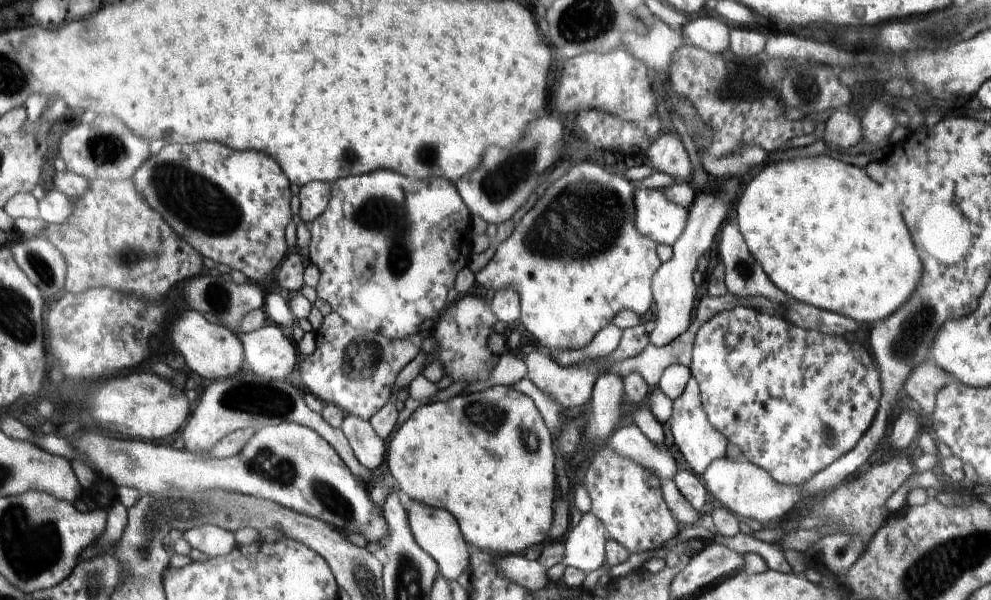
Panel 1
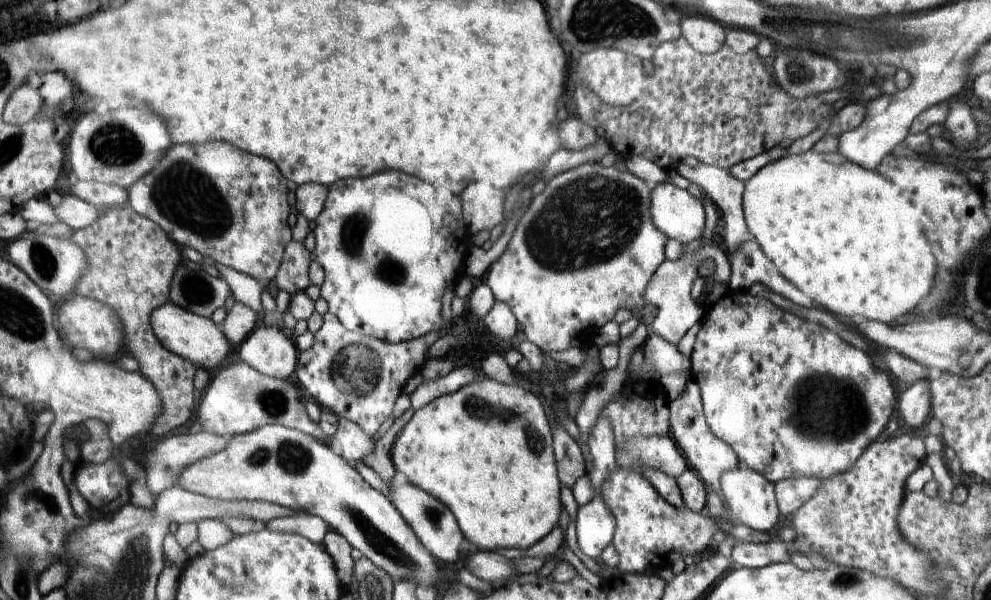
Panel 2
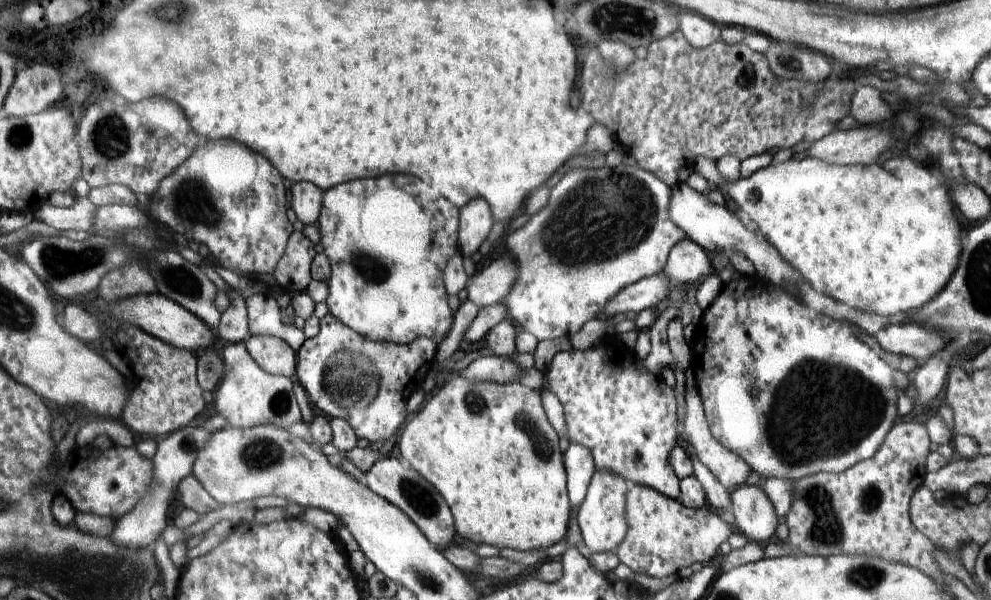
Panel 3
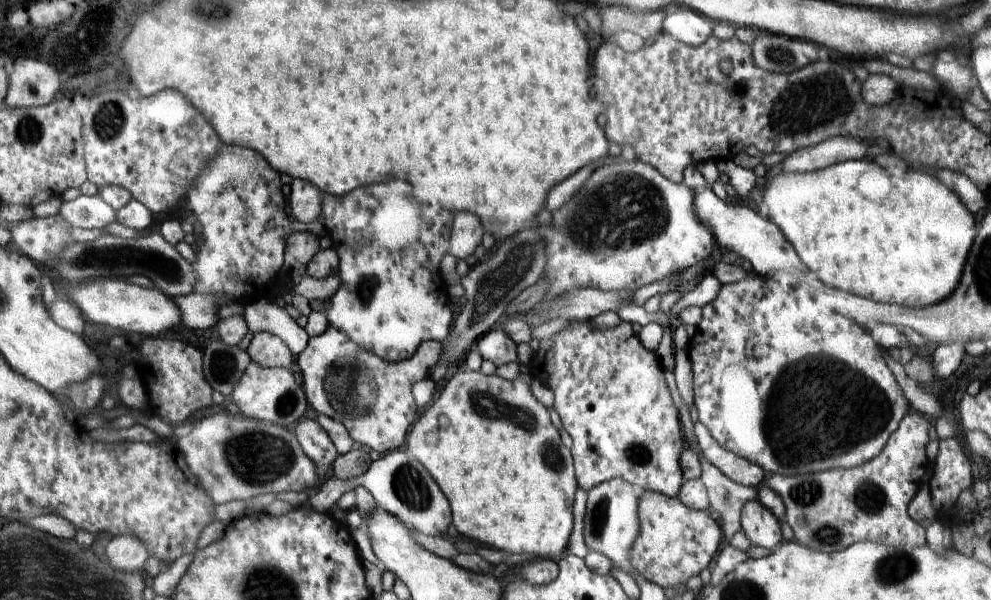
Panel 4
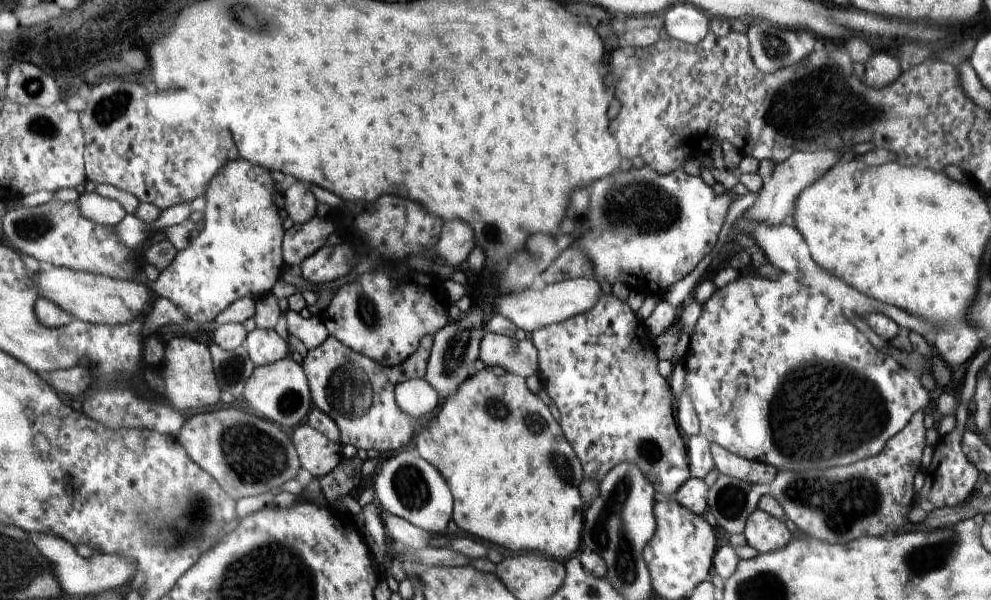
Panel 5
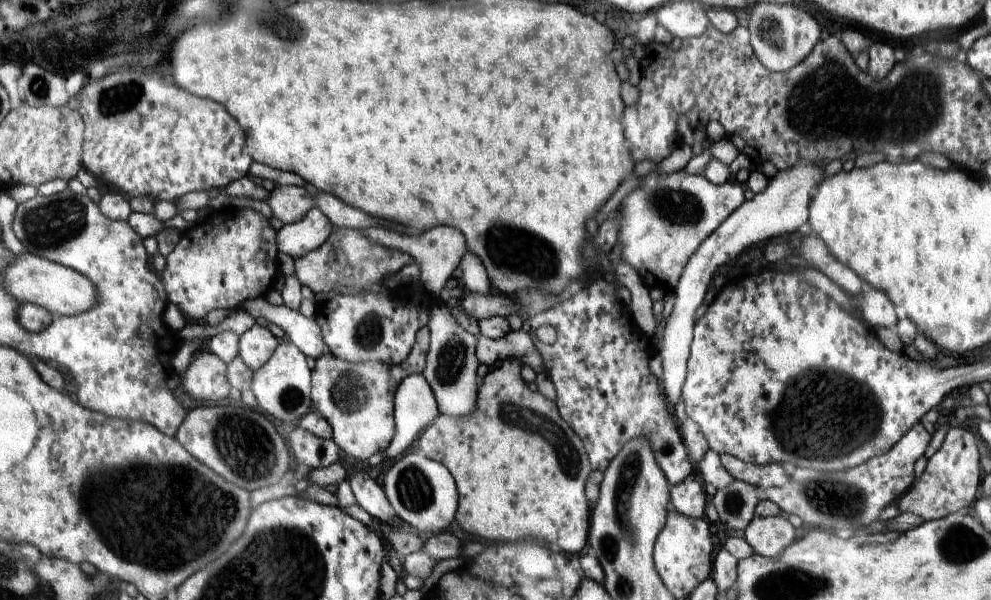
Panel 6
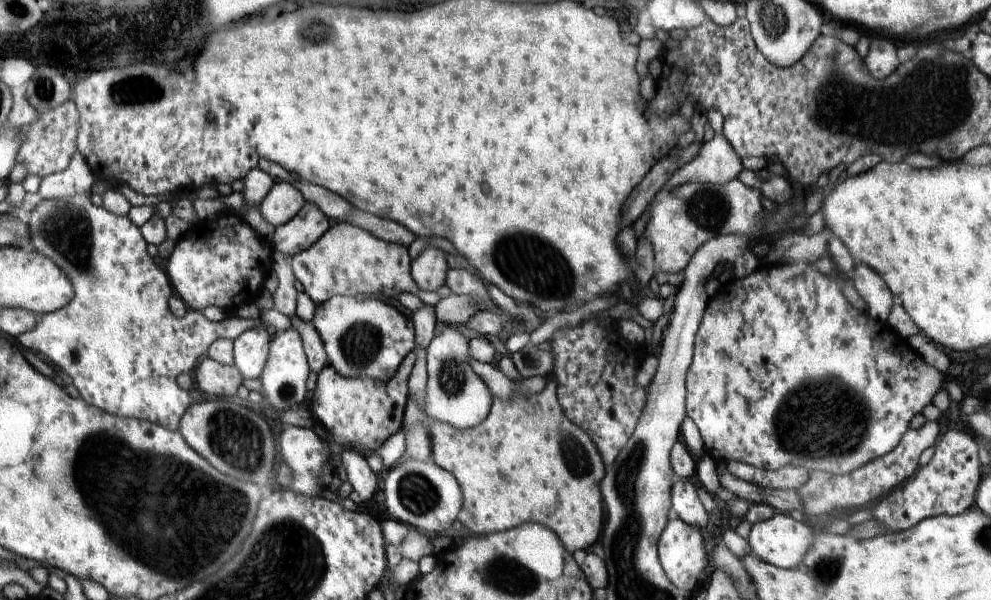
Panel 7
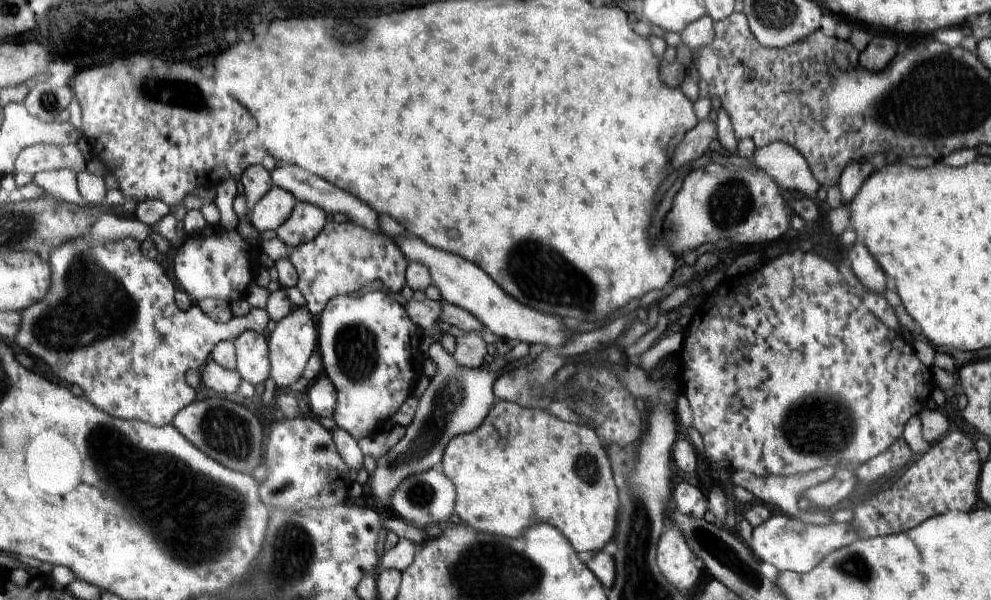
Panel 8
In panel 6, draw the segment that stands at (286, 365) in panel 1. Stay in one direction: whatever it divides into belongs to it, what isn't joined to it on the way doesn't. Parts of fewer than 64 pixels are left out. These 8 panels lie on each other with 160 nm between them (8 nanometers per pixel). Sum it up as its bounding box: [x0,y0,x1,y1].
[238,323,278,372]

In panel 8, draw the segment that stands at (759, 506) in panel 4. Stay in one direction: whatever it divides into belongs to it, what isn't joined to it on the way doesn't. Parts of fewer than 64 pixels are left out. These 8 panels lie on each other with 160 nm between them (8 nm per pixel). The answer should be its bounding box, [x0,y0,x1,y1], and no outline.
[749,514,860,573]

